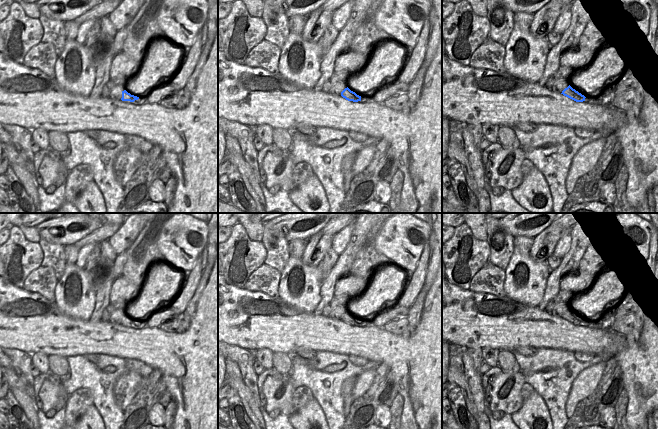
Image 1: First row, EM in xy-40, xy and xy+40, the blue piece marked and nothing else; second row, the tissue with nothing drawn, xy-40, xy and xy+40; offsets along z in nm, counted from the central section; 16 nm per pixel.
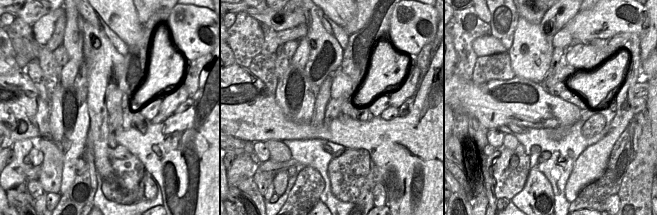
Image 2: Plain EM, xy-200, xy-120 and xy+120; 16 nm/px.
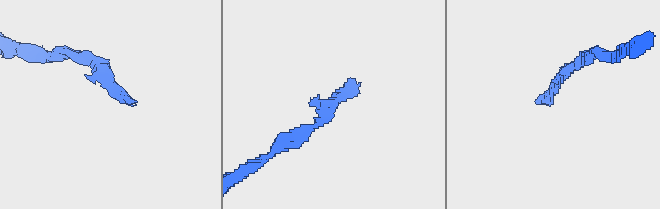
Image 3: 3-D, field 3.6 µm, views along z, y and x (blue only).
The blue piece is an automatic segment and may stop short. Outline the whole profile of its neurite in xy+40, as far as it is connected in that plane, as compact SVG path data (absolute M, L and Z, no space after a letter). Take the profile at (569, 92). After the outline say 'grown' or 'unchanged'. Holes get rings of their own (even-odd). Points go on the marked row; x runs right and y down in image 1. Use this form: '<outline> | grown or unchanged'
M557 79L554 83L551 91L555 93L561 93L564 96L576 101L576 102L583 102L588 104L602 104L599 98L589 99L573 89L567 82L566 79Z | grown

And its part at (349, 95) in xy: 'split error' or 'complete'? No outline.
split error

